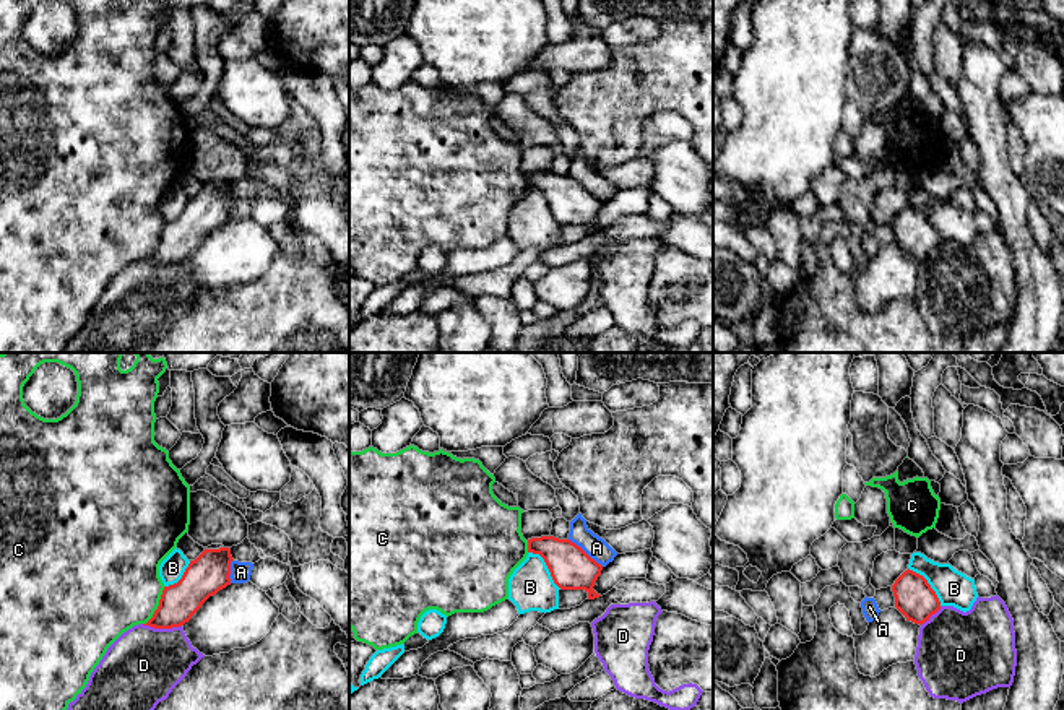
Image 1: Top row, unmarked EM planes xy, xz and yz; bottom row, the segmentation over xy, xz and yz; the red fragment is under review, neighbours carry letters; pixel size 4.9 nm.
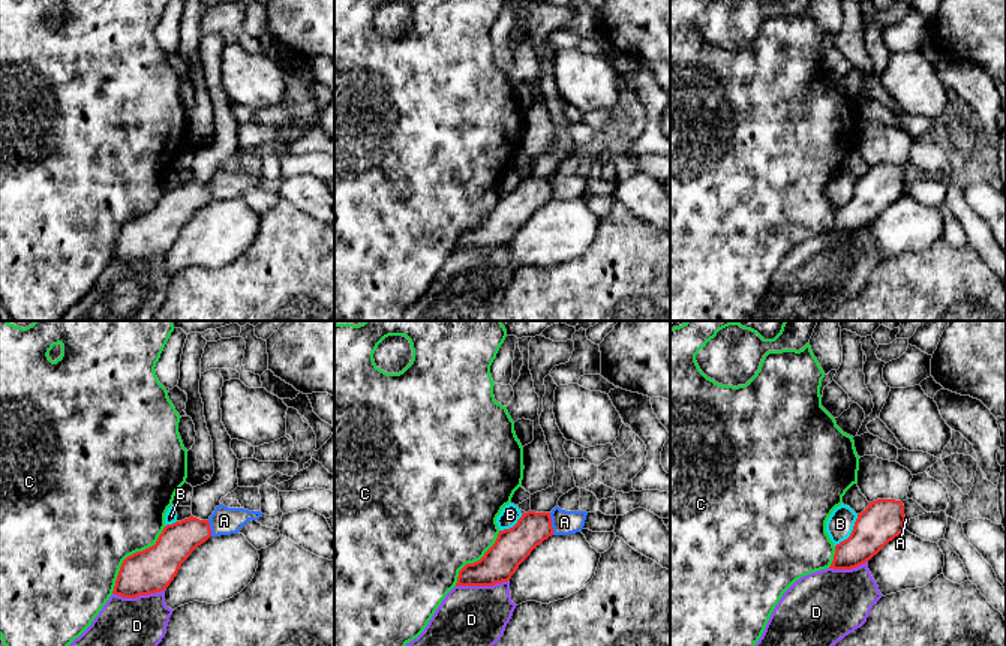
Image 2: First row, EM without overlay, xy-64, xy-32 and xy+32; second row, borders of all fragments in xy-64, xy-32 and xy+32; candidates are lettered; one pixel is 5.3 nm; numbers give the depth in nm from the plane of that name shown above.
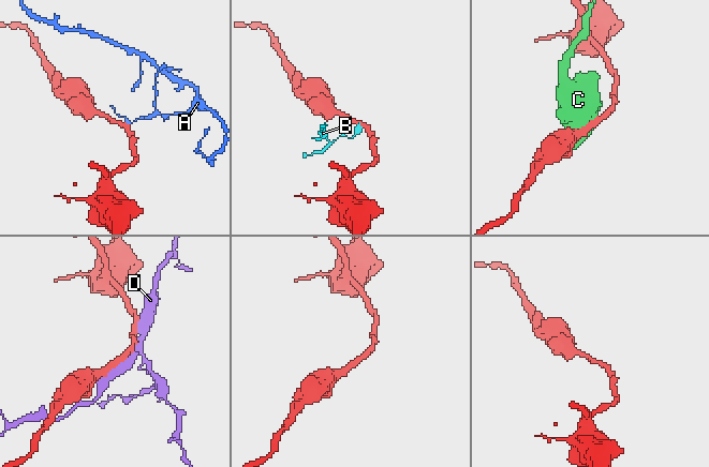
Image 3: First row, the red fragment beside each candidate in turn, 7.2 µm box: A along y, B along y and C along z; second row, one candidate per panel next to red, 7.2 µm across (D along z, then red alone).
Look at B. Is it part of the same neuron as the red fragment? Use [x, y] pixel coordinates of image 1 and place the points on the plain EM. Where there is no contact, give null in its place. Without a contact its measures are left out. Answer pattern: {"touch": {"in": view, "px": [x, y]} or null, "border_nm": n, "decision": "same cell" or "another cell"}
{"touch": {"in": "xz", "px": [548, 203]}, "border_nm": 260, "decision": "another cell"}

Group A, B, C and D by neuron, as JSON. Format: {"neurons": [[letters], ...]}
{"neurons": [["A"], ["B"], ["C"], ["D"]]}

